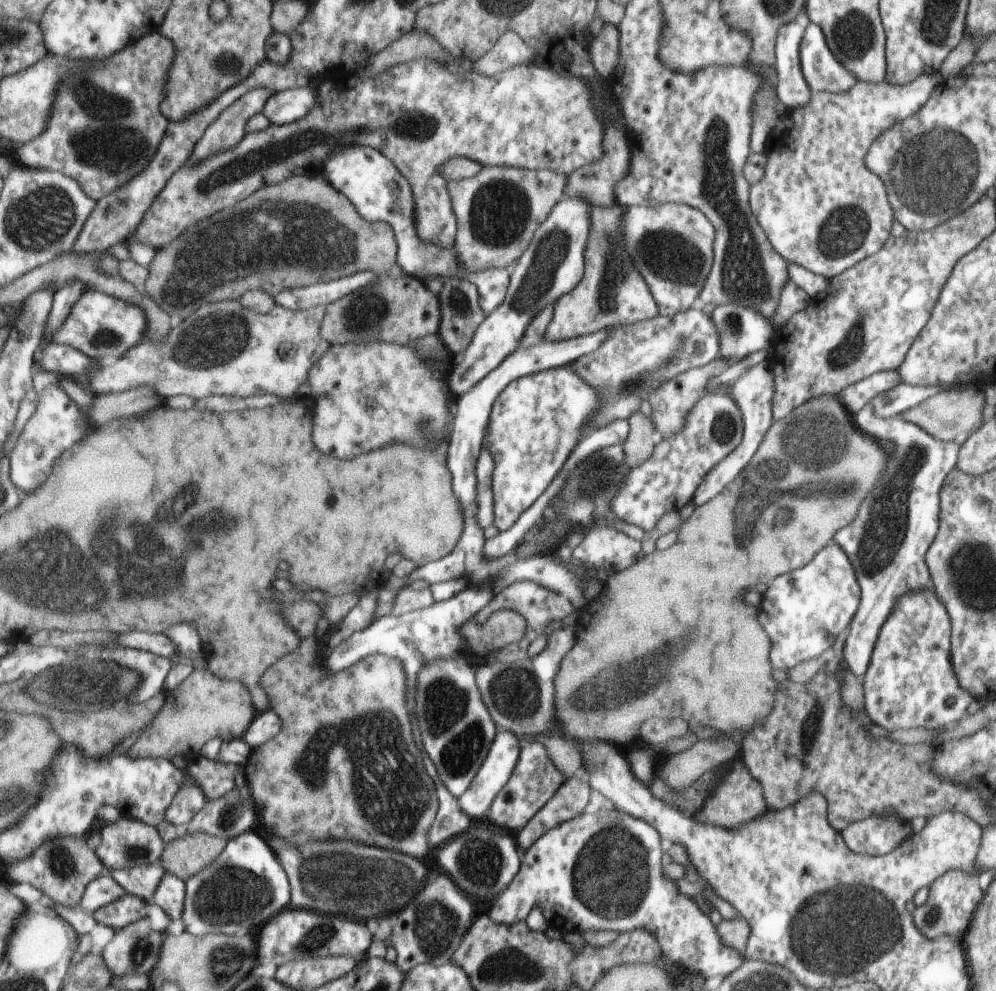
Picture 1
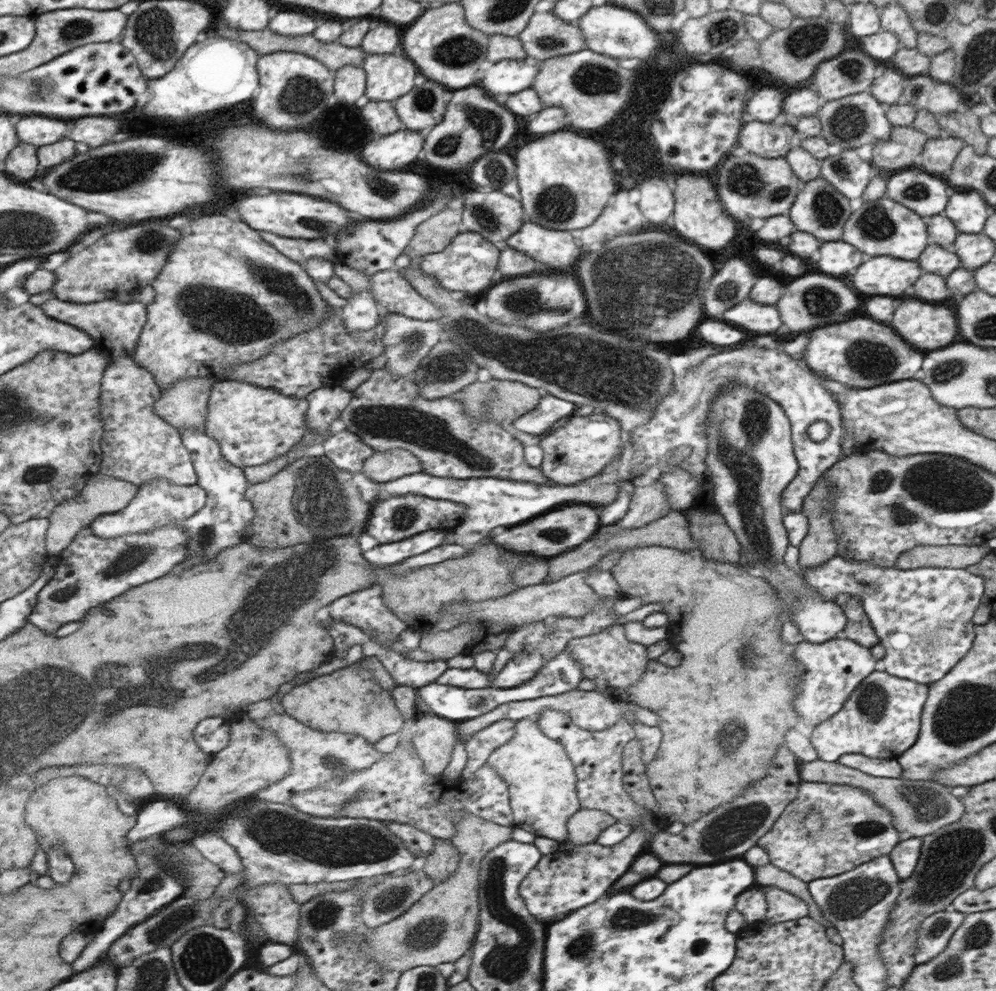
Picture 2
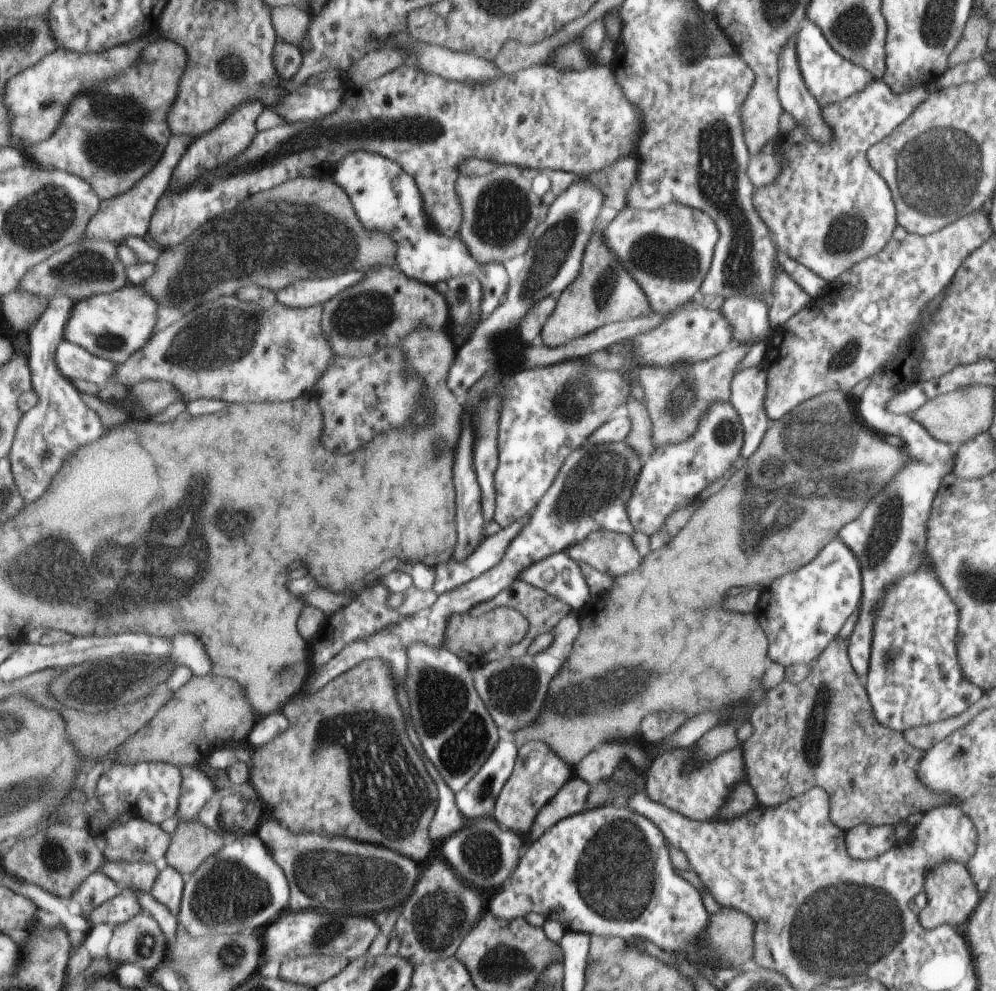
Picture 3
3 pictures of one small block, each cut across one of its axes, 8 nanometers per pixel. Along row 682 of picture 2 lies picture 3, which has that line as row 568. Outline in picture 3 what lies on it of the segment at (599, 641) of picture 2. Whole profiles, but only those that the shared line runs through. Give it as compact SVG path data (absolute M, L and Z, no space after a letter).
M595 529L583 541L565 552L575 562L585 562L595 570L616 576L637 568L641 559L635 552L630 536L607 529Z

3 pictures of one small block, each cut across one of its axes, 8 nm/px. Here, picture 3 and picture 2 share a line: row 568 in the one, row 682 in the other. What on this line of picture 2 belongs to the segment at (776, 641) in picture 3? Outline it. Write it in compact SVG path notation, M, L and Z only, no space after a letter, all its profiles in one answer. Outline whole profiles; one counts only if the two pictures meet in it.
M840 636L819 644L805 640L793 646L796 666L800 666L799 693L796 694L796 709L806 724L817 726L839 712L856 686L868 677L880 662L868 647Z

